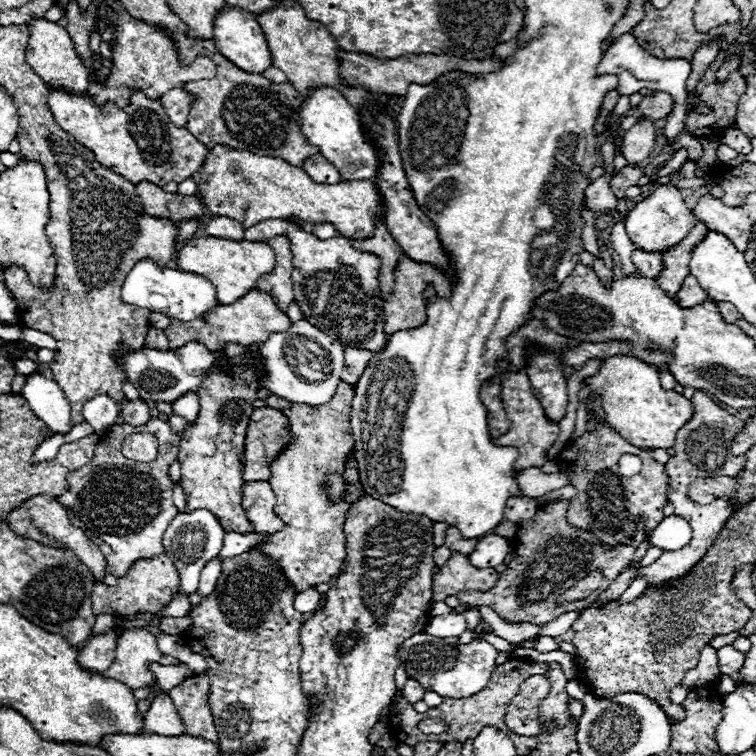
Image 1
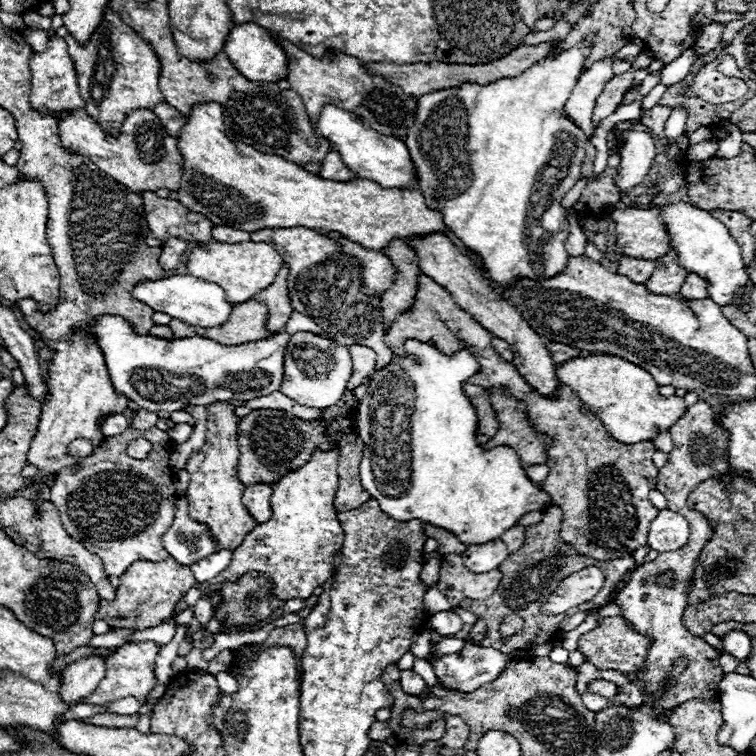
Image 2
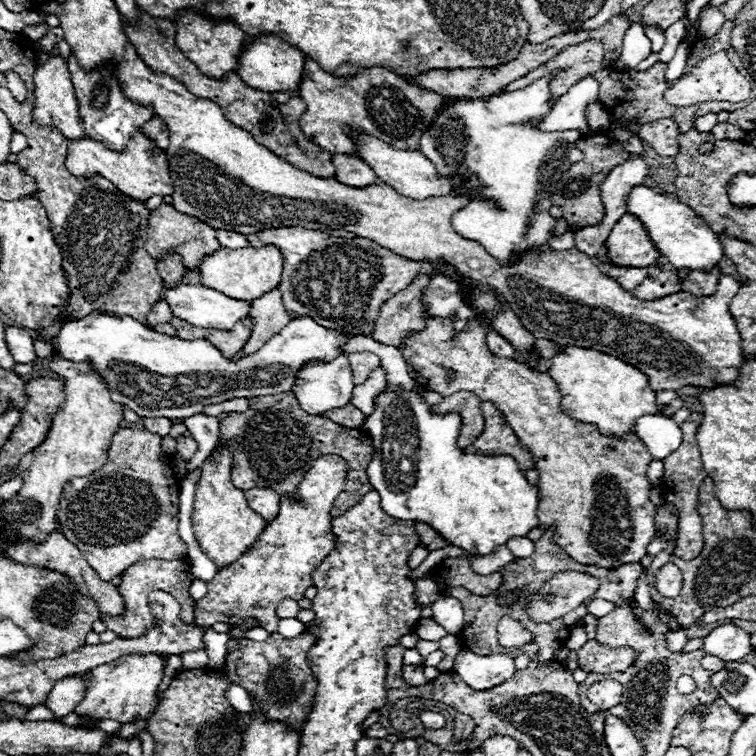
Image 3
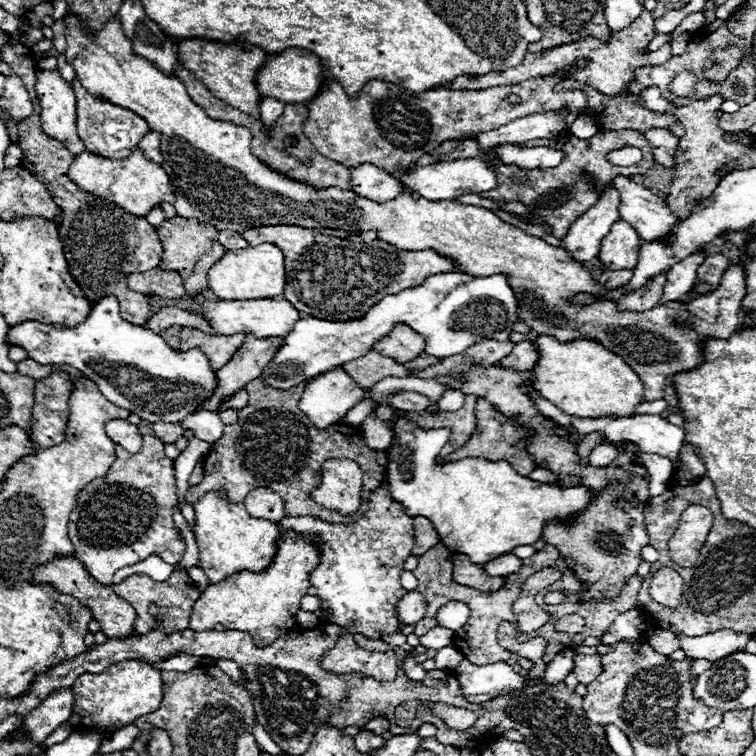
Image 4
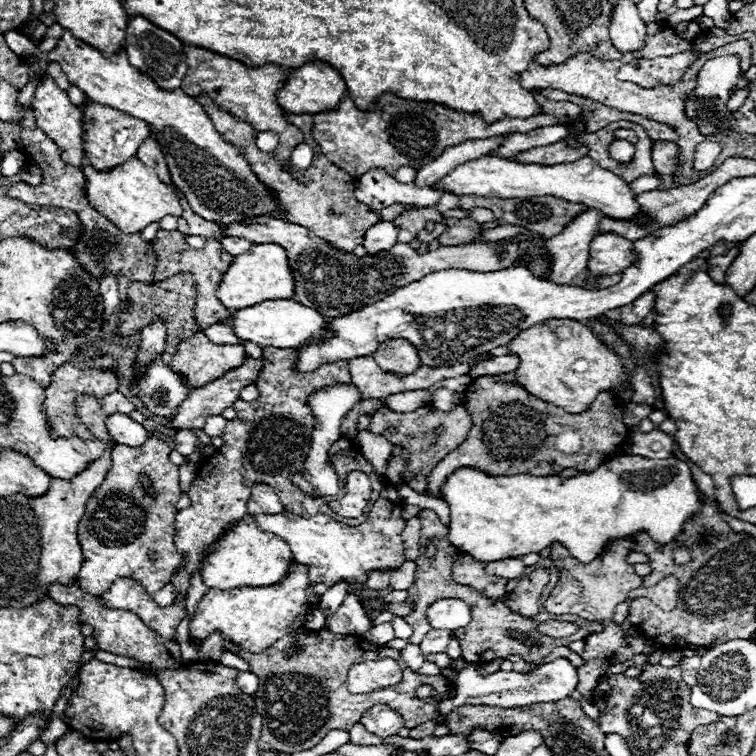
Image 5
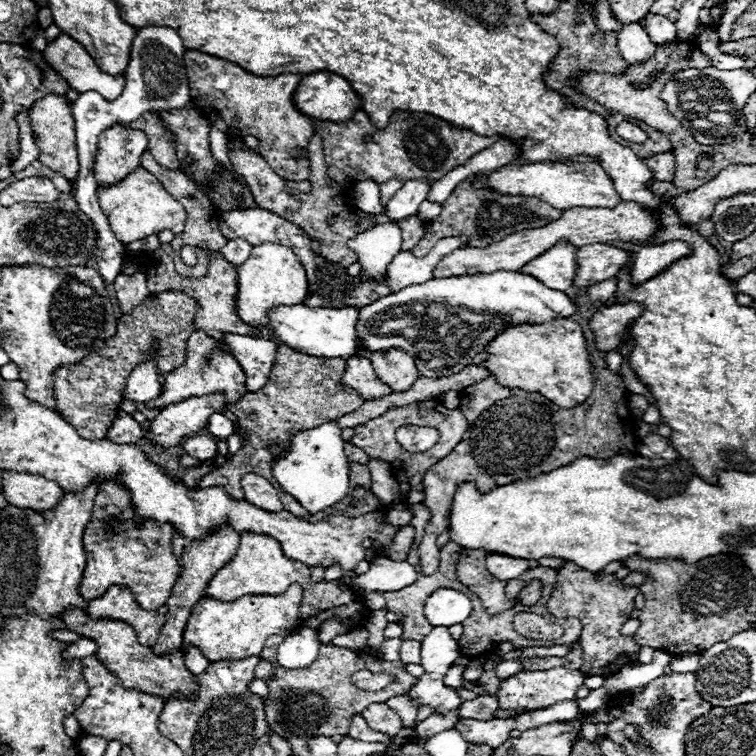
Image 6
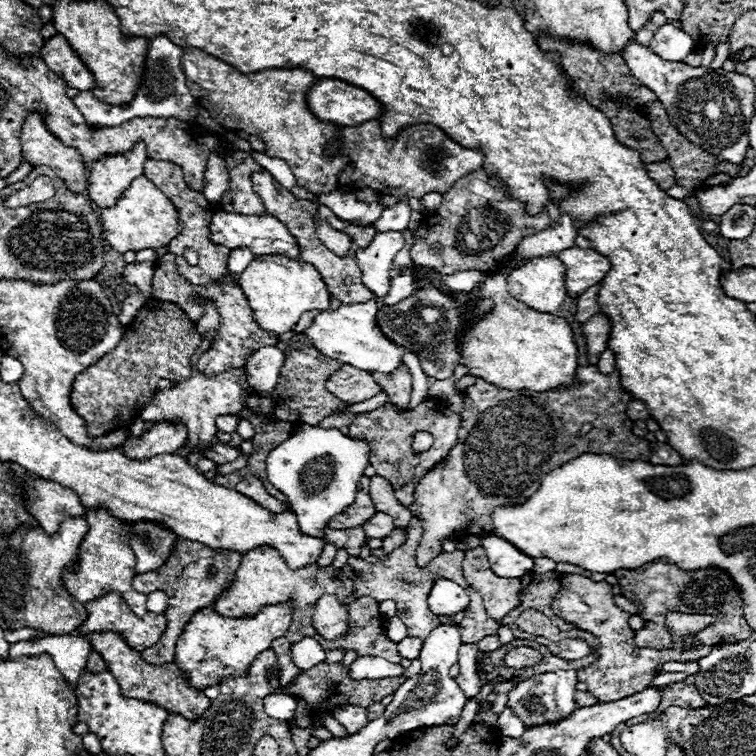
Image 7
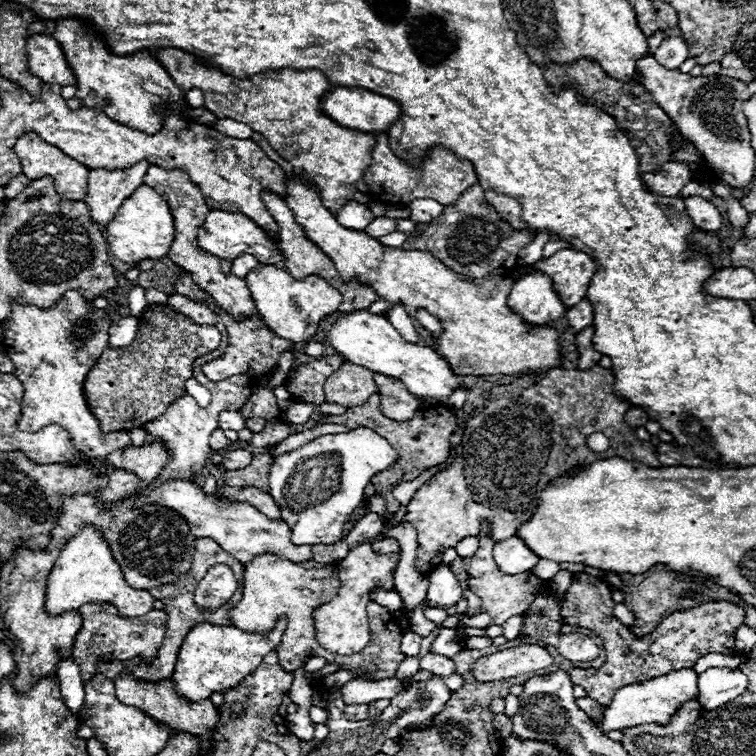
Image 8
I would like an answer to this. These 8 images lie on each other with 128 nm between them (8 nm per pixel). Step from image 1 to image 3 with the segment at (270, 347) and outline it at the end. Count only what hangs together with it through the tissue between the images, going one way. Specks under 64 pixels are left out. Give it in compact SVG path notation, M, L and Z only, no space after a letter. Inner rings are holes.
M338 356L336 360L328 362L328 364L308 364L304 366L298 376L296 376L296 384L292 388L300 408L308 414L314 416L322 416L332 408L342 408L352 400L352 390L354 390L354 382L352 382L352 370L348 364L346 356Z

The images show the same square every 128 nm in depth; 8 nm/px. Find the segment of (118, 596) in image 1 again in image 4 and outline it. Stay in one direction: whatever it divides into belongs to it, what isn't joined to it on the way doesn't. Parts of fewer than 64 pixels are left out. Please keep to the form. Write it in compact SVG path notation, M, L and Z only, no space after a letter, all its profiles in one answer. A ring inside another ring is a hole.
M138 572L128 578L124 578L120 584L114 584L112 590L122 596L122 600L128 600L132 608L136 610L136 632L138 634L148 634L150 630L162 630L162 632L180 632L188 628L190 622L190 612L194 602L200 598L200 592L196 590L192 578L186 572L172 572L172 576L166 582L154 582L150 576ZM150 604L158 606L158 620L150 614Z

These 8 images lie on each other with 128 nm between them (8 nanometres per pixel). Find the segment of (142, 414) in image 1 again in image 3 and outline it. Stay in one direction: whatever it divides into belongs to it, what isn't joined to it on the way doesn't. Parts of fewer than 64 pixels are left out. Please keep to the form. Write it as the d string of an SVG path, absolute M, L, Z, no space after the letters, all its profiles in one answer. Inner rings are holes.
M144 418L142 424L146 430L156 432L158 436L168 436L170 428L172 428L172 420L168 420L168 418L148 418L148 420Z

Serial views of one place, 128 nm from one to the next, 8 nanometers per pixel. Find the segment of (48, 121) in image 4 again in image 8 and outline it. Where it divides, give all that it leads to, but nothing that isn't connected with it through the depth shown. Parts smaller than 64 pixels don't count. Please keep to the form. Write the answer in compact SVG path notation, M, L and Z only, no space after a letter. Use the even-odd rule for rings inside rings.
M34 132L20 136L20 140L16 142L16 154L20 158L22 172L28 180L40 180L44 176L52 176L56 192L60 192L60 196L64 196L66 200L84 200L86 198L86 186L88 186L86 180L88 180L90 170L84 164L80 164L78 160L66 156L62 150L54 148L52 144L42 142Z

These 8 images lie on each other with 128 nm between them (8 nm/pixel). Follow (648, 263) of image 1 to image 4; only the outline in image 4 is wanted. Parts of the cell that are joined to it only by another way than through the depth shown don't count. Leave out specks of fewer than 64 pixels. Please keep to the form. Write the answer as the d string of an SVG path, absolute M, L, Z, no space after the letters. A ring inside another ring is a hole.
M606 270L598 278L598 282L604 284L604 288L616 288L616 286L624 286L630 278L632 278L632 272L630 274L624 274L624 272L618 272L618 270Z

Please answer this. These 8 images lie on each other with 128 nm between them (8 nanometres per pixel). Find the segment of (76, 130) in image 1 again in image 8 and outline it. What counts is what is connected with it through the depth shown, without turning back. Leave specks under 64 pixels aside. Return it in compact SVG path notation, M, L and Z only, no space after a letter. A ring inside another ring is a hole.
M142 184L116 212L112 222L106 226L106 242L114 258L126 264L140 264L142 260L162 260L172 246L174 240L174 218L170 214L168 204L160 198L158 192Z

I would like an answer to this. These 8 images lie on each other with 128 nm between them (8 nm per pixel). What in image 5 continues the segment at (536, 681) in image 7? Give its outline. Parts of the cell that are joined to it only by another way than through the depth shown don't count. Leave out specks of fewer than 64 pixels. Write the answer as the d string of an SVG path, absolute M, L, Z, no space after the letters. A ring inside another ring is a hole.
M558 658L554 662L542 664L538 670L530 672L496 672L490 676L480 676L480 672L474 666L466 666L462 672L458 672L456 680L456 698L444 700L438 704L438 718L422 722L420 726L410 730L410 738L424 738L430 736L440 724L444 724L444 718L454 712L454 708L466 706L466 704L486 704L486 706L500 706L500 708L516 708L516 706L528 706L528 704L538 704L538 702L556 702L562 698L568 698L576 686L578 686L578 674L576 668L566 660Z

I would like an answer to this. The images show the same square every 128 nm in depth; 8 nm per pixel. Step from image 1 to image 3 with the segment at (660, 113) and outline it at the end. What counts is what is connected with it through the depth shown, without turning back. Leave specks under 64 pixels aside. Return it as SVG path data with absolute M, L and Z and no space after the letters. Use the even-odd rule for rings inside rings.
M658 120L644 124L644 128L638 132L638 136L658 154L658 156L676 156L678 152L678 136L680 130L674 120Z

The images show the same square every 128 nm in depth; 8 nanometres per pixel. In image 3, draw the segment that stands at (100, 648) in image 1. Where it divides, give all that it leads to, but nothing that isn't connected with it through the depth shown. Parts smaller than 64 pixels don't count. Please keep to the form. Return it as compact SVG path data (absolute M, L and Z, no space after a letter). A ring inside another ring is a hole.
M68 676L66 680L62 678L46 696L44 706L54 714L56 720L62 720L74 708L78 702L84 698L86 686L84 686L84 676Z

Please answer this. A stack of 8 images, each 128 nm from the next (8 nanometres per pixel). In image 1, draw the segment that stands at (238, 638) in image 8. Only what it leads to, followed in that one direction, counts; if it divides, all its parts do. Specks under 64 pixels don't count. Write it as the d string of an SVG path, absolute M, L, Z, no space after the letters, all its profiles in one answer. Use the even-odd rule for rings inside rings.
M340 382L336 396L328 404L320 408L294 404L290 410L284 410L294 436L288 448L272 462L272 478L268 480L276 492L276 516L284 520L284 528L268 536L264 544L252 548L280 564L286 580L296 588L296 594L330 582L344 564L346 538L342 526L350 506L342 502L340 494L344 490L344 458L354 448L350 432L352 398L354 388Z

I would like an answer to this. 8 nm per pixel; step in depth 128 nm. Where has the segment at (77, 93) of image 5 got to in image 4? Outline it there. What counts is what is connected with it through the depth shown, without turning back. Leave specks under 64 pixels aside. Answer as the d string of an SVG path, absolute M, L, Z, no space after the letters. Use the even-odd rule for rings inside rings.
M59 54L57 56L57 60L60 75L64 78L67 83L72 84L72 81L75 77L74 69L70 64L68 64L68 62L66 62L66 58L64 58L63 54Z

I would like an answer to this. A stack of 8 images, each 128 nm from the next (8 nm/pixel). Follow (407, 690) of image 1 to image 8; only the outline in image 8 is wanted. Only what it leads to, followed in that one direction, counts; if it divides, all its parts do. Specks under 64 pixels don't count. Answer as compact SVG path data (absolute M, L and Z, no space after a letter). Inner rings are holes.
M404 632L400 650L402 650L406 656L418 656L418 652L420 652L420 642L422 642L422 636L418 636L416 632Z

